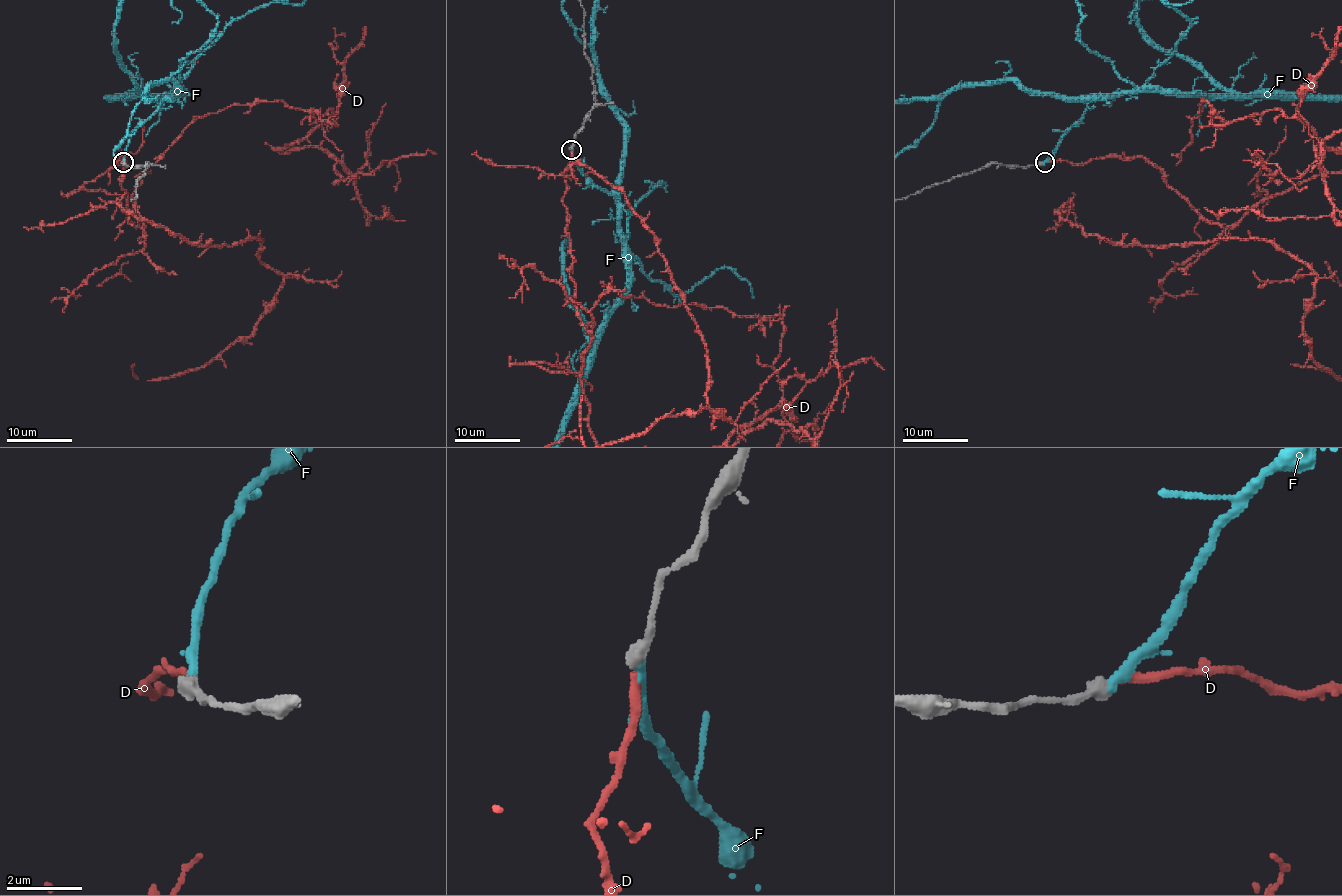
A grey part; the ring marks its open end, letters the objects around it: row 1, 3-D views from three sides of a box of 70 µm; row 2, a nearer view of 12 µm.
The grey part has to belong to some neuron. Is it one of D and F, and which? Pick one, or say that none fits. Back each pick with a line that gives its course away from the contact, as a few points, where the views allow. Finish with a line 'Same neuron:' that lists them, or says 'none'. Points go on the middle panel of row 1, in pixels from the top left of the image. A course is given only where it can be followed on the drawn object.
Same neuron: D

